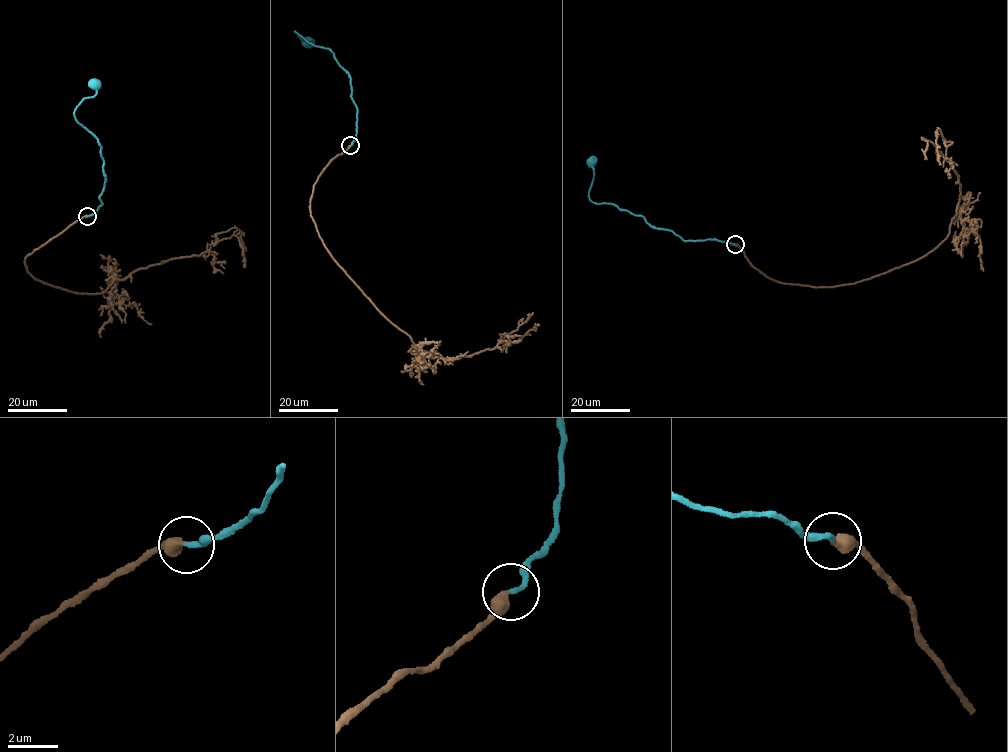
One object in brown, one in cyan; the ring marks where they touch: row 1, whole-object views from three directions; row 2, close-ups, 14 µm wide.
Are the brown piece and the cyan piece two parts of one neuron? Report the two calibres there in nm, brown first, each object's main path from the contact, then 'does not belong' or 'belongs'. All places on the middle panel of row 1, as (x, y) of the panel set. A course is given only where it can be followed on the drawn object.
460 nm thick on the brown side, 190 nm on the other; brown runs (351, 145), (318, 178), (310, 213), (330, 255), (381, 312), (420, 349), (441, 358), (514, 342), (539, 325); cyan runs (351, 145), (357, 107), (349, 74), (333, 52), (295, 32), (308, 41); belongs

